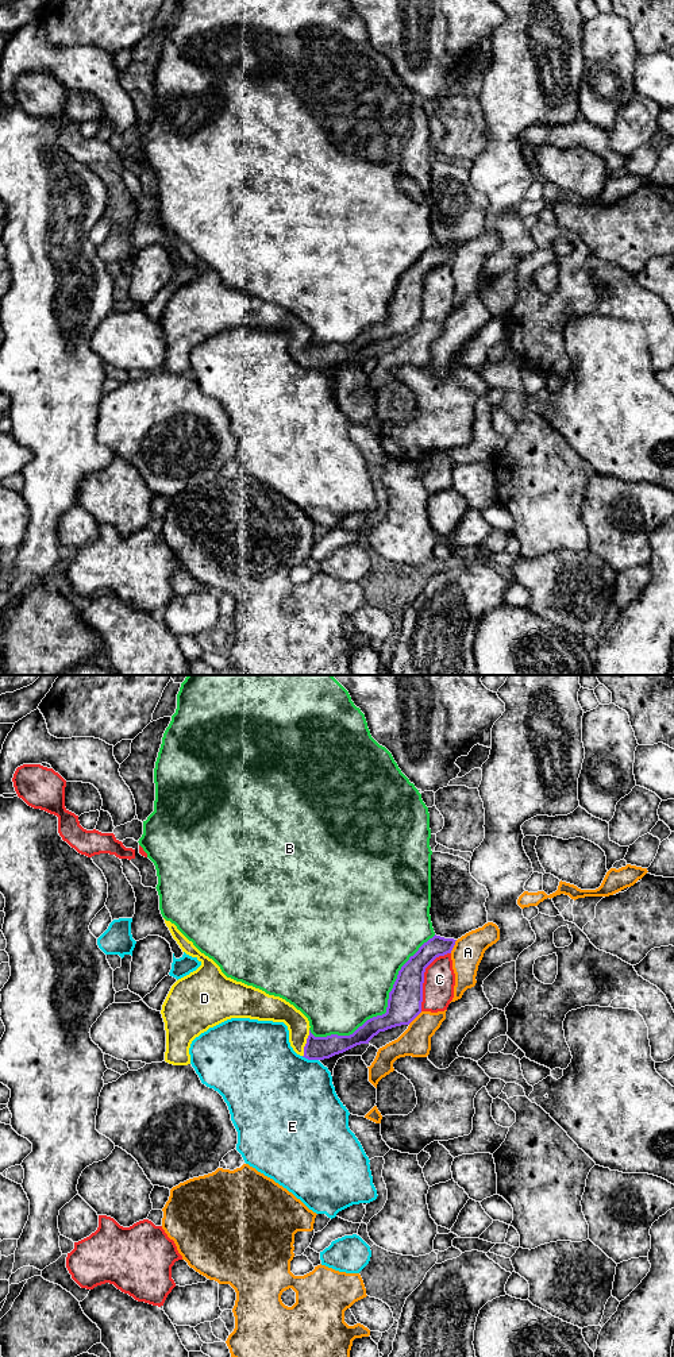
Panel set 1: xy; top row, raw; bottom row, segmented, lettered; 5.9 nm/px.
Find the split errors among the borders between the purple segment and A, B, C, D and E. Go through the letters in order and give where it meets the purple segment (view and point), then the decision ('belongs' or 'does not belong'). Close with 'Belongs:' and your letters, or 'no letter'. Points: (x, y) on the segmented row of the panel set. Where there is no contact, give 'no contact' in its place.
A: contact xy (453, 947); does not belong
B: contact xy (386, 1010); does not belong
C: contact xy (423, 978); does not belong
D: contact xy (305, 1044); belongs
E: contact xy (309, 1059); does not belong
Belongs: D

